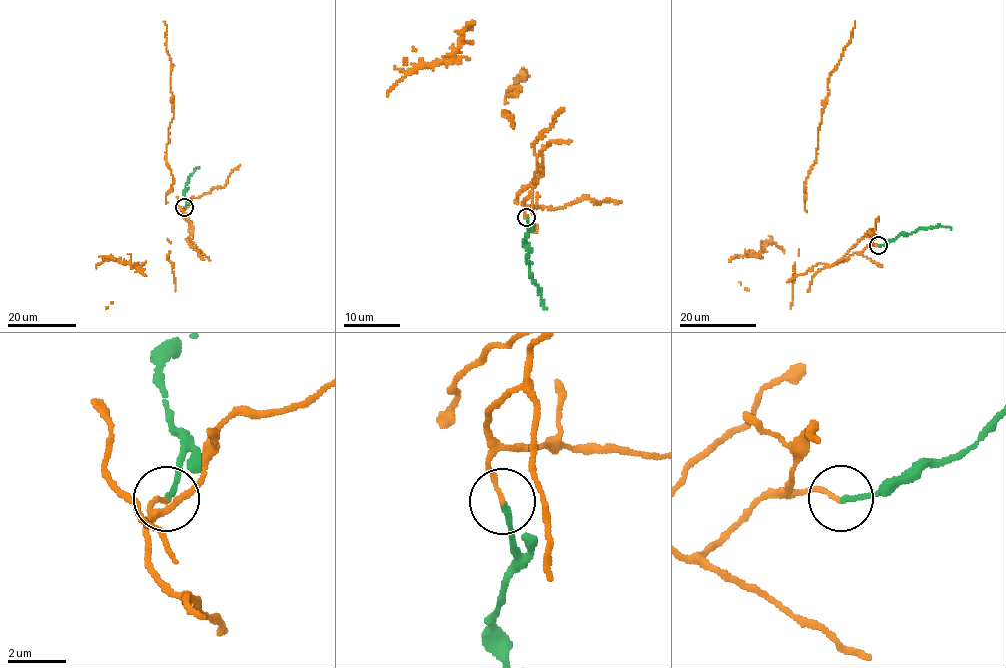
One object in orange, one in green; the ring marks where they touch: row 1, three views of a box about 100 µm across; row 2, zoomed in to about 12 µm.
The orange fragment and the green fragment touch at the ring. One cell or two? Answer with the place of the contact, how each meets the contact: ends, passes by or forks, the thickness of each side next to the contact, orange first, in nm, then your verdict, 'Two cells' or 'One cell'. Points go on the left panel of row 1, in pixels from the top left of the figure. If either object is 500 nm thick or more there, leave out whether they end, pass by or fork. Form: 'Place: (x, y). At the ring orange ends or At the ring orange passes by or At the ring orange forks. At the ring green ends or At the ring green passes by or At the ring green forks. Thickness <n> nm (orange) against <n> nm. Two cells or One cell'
Place: (184, 207). At the ring orange ends. At the ring green ends. Thickness 160 nm (orange) against 190 nm. Two cells

